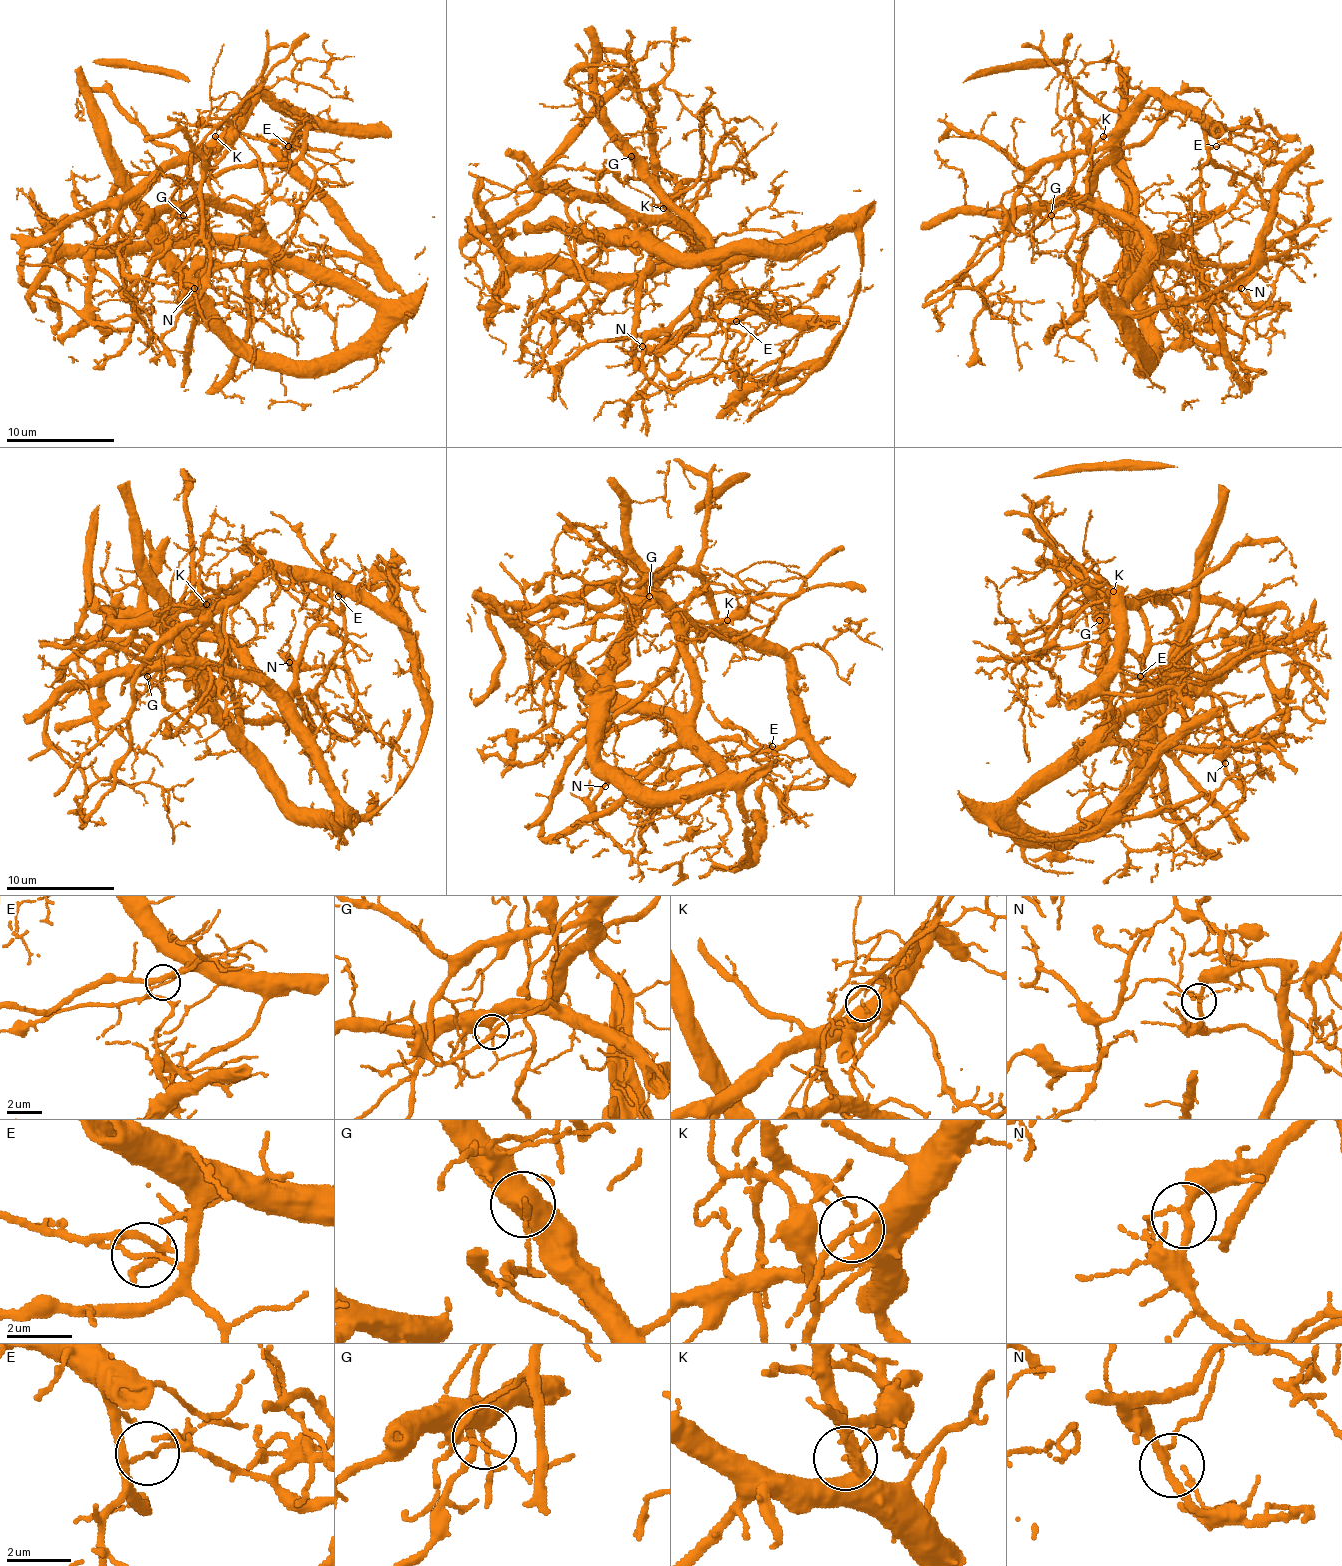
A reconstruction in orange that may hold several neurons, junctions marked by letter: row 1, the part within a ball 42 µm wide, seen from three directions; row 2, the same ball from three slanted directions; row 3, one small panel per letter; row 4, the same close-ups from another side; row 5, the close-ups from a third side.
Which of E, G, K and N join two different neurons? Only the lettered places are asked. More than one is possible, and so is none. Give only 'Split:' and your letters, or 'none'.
Split: E, K

